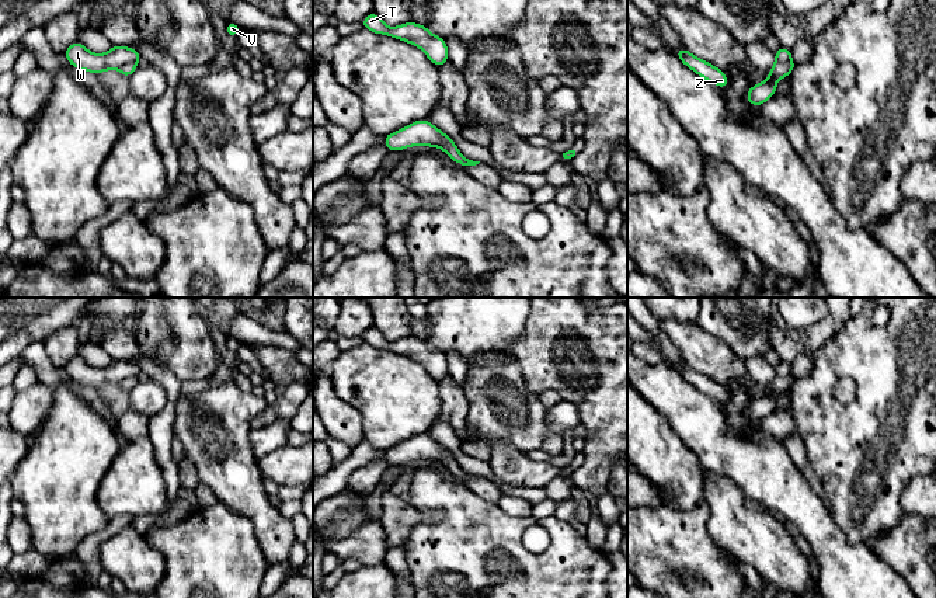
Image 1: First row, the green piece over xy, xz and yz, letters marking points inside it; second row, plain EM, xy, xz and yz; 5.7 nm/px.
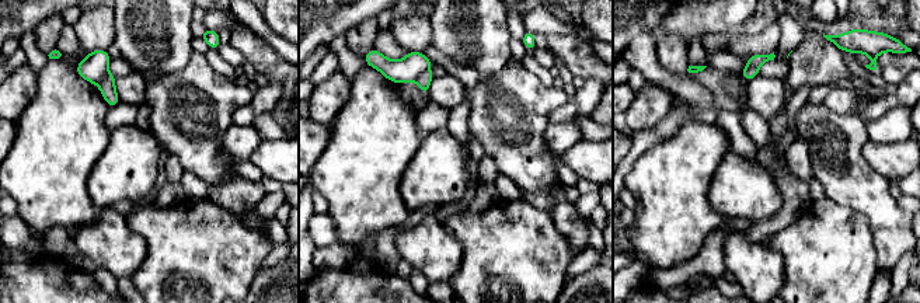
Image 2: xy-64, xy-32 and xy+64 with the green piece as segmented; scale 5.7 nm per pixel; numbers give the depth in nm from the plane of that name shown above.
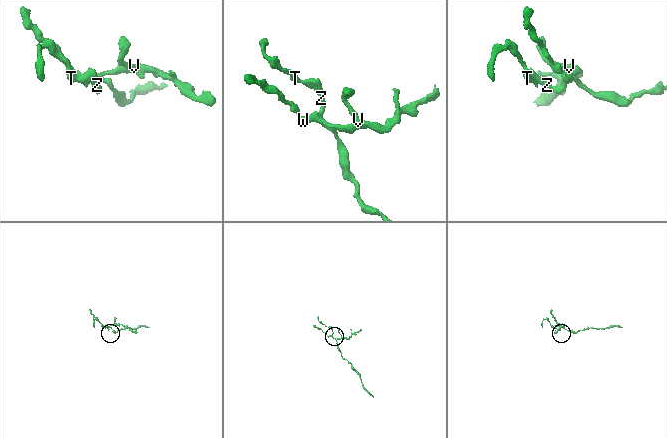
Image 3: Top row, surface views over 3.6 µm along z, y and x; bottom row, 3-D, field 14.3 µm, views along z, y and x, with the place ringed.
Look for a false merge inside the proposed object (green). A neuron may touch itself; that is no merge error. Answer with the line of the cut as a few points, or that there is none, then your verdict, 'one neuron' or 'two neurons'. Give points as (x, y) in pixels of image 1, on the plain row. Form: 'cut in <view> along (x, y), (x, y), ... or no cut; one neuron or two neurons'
cut in xy along (136, 375), (128, 375), (118, 382); two neurons

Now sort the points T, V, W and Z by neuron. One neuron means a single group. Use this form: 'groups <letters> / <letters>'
groups T Z / V W

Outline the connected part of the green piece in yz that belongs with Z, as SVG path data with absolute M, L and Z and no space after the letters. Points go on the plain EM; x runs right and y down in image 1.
M681 362L674 366L681 376L699 389L702 393L711 396L713 399L718 400L720 403L726 403L730 400L728 392L724 389L721 383L717 383L711 378L696 372L692 369L686 362Z

